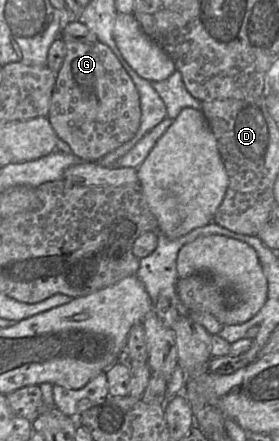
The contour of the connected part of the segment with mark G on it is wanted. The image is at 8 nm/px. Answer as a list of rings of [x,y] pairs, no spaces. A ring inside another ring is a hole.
[[[99,41],[64,43],[65,56],[56,74],[47,119],[57,137],[68,144],[70,152],[84,162],[96,162],[136,134],[141,118],[139,95],[131,78],[107,45]]]

